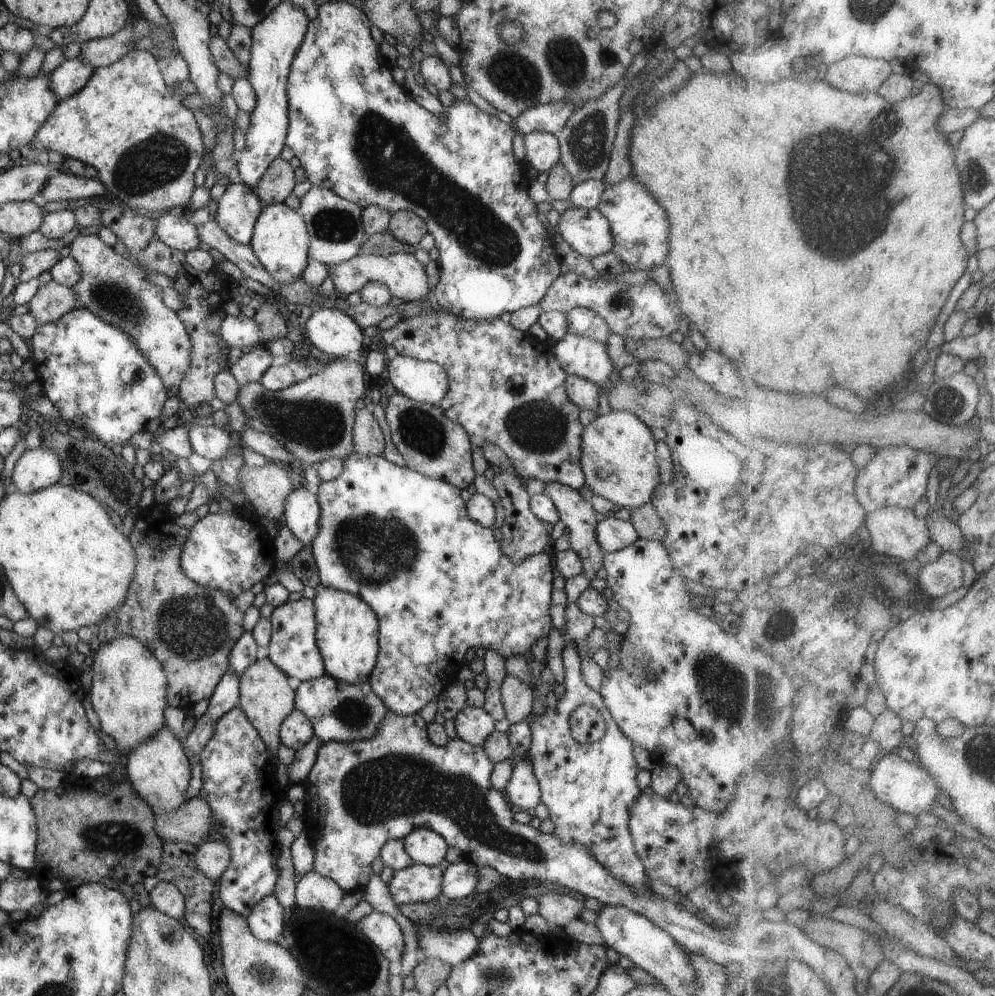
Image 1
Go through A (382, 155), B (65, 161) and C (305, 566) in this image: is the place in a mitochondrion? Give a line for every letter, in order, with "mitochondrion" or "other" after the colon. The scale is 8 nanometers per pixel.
A: mitochondrion
B: other
C: other

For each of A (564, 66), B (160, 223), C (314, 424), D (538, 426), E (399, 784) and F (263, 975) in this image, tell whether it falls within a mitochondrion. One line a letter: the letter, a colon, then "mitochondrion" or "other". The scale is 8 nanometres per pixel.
A: mitochondrion
B: other
C: mitochondrion
D: mitochondrion
E: mitochondrion
F: mitochondrion

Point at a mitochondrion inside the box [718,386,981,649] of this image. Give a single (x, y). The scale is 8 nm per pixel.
(782, 627)

